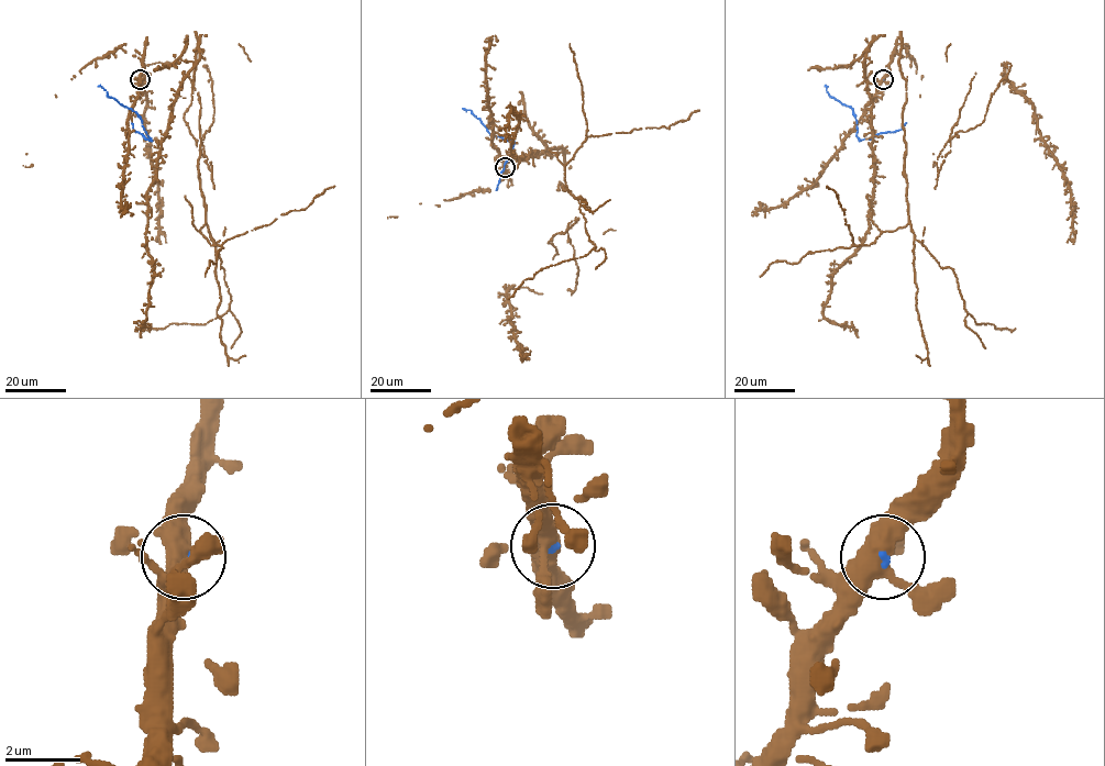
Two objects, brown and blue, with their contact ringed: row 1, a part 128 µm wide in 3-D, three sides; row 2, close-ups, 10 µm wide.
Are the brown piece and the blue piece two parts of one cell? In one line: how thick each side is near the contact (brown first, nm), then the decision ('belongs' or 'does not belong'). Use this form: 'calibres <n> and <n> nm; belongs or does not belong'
calibres 400 and 110 nm; belongs

